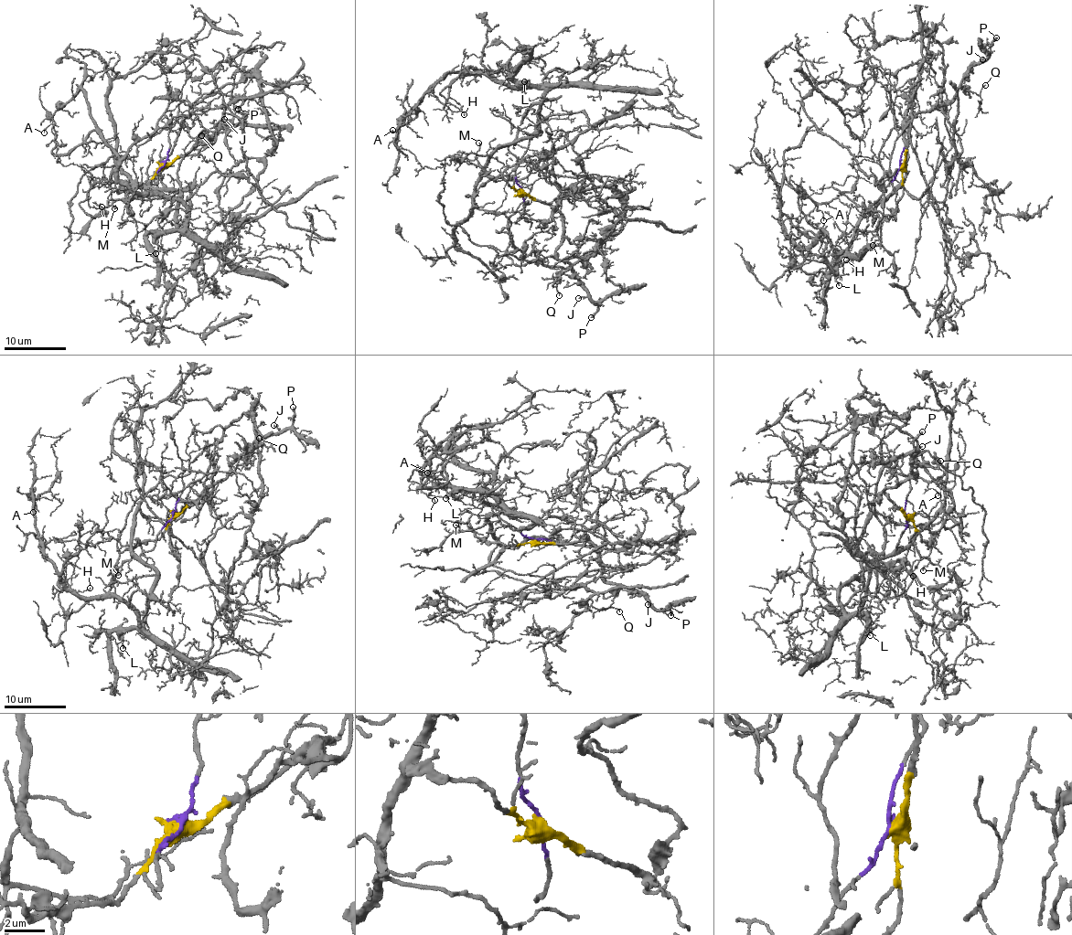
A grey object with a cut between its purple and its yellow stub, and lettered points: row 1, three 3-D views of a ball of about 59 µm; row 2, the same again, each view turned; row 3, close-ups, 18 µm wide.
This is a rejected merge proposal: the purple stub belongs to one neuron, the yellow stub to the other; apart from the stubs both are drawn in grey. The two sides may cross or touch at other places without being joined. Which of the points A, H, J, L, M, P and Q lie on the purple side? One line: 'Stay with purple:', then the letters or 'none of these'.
Stay with purple: A, H, L, M

